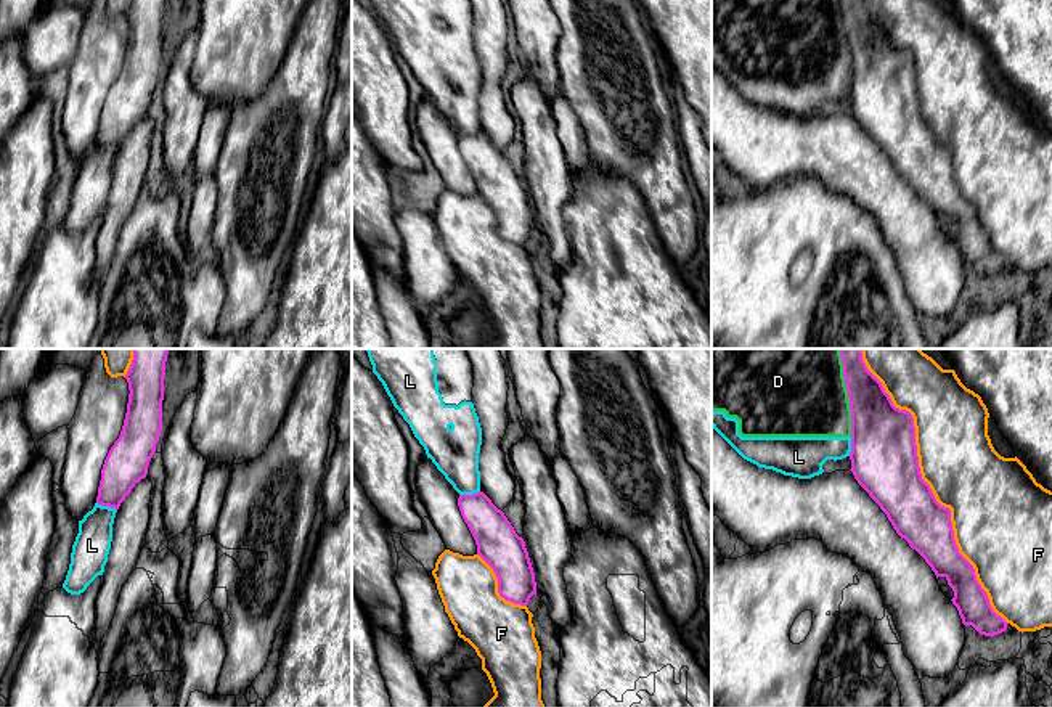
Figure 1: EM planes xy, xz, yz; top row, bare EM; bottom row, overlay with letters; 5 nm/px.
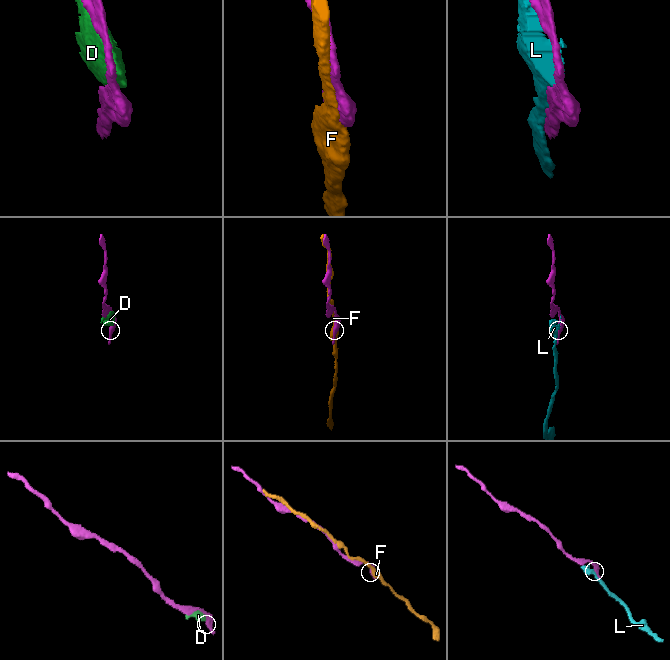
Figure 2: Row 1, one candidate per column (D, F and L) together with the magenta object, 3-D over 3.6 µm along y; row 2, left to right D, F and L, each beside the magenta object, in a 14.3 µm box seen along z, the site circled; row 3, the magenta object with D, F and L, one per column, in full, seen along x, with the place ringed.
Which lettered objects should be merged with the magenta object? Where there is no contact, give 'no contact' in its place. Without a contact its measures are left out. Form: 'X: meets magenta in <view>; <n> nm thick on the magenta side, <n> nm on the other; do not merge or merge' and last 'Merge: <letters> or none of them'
D: meets magenta in yz; 280 nm thick on the magenta side, 460 nm on the other; do not merge
F: meets magenta in yz; 320 nm thick on the magenta side, 380 nm on the other; do not merge
L: meets magenta in xy; 220 nm thick on the magenta side, 180 nm on the other; do not merge
Merge: none of them

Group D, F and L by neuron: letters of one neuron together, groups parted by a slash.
D L / F

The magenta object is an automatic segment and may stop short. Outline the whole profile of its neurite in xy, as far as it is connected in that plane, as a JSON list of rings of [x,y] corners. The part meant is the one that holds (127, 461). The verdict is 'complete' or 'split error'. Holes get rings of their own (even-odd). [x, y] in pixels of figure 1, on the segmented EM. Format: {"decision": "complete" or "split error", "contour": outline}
{"decision": "complete", "contour": [[[133,349],[125,374],[128,403],[119,439],[111,447],[96,503],[119,509],[137,482],[146,477],[162,429],[164,378],[169,349]]]}

